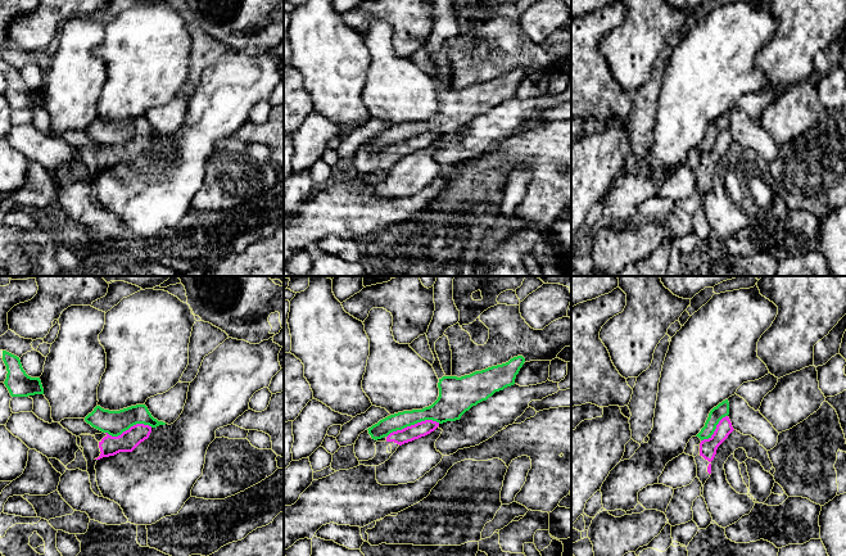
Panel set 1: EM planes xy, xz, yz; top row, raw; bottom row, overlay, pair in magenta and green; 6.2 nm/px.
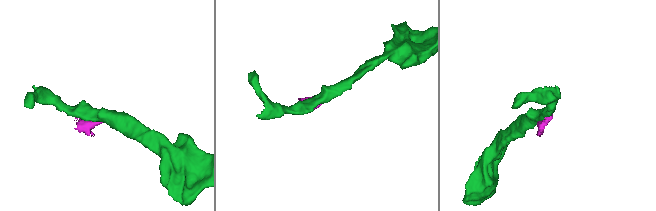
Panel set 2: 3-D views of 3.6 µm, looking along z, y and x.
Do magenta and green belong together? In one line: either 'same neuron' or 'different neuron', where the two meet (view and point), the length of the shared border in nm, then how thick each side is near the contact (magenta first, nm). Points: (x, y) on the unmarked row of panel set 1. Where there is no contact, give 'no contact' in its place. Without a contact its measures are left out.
different neuron | xz (412, 138) | 340 nm | 90/170 nm

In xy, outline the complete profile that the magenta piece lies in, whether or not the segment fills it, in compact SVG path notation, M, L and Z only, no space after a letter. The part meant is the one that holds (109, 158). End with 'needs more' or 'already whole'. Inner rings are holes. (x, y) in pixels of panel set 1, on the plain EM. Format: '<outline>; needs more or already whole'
M136 136L118 149L112 149L108 145L81 146L77 149L77 158L87 173L91 202L96 208L103 209L96 194L96 173L119 164L132 164L141 154L149 150L150 145L151 139Z; needs more

